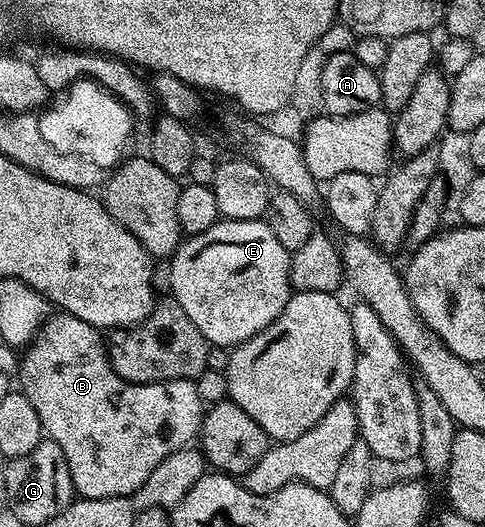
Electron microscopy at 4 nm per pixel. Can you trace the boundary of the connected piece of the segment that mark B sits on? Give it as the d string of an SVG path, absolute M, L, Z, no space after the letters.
M63 312L53 313L47 317L41 324L34 339L26 346L23 351L24 356L18 362L18 377L20 376L19 389L30 400L30 404L34 404L34 412L38 412L38 420L42 424L44 434L51 441L58 444L58 448L62 448L62 456L66 456L66 464L70 468L70 476L72 477L73 491L81 499L83 498L102 498L102 497L126 497L146 483L146 478L150 476L150 472L162 460L166 460L166 456L170 456L170 452L175 450L183 450L189 445L188 442L197 437L200 432L200 423L204 421L204 411L206 404L198 396L198 388L195 381L191 378L175 378L169 382L127 382L122 376L118 376L118 372L114 372L114 368L108 359L108 351L106 349L105 339L100 338L101 331L97 327L90 325L86 320L78 320L78 316L66 314Z

